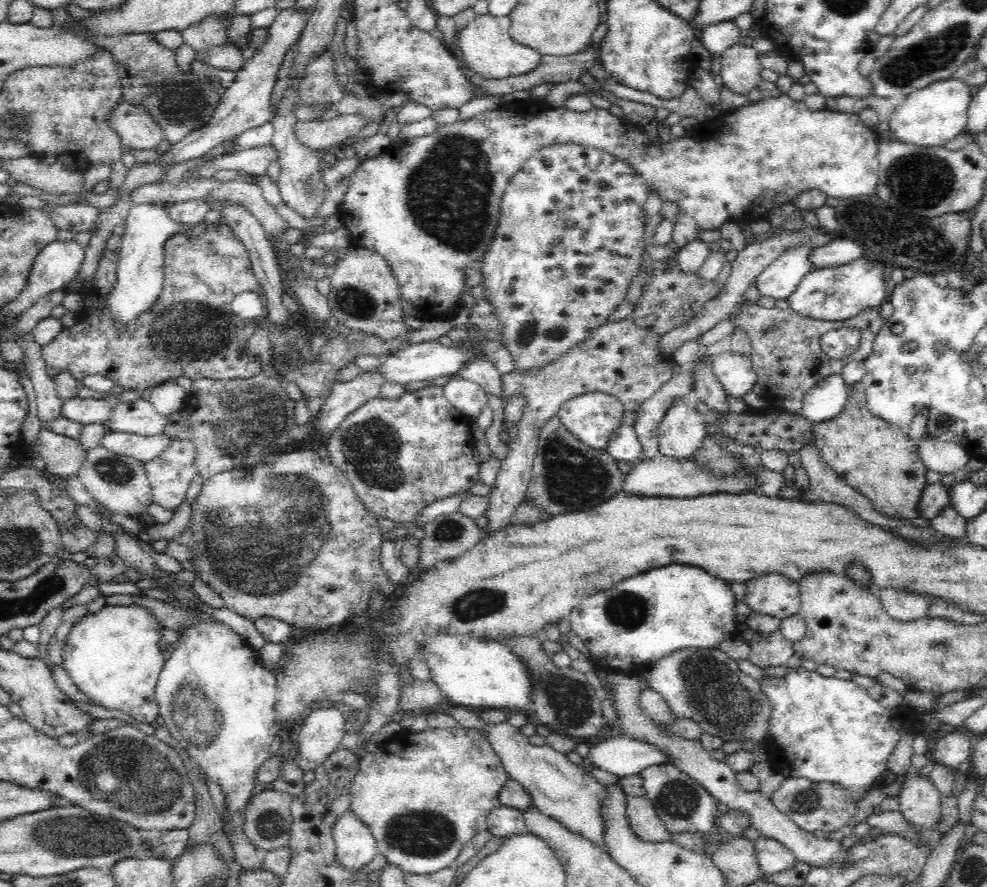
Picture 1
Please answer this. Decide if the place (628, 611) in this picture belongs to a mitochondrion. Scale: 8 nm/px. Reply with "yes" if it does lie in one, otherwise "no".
yes

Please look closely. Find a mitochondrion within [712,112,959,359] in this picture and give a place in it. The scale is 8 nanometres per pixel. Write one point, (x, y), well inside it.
(923, 181)

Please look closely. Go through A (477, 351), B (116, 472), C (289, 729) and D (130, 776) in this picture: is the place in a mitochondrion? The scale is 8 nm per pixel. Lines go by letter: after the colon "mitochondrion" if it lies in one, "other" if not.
A: other
B: mitochondrion
C: other
D: mitochondrion

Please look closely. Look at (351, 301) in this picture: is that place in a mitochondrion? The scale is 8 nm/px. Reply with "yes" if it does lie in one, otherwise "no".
yes

